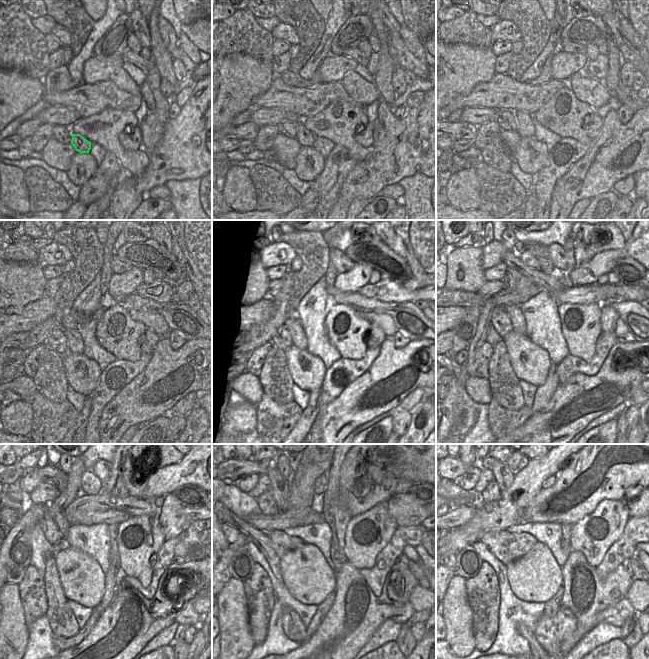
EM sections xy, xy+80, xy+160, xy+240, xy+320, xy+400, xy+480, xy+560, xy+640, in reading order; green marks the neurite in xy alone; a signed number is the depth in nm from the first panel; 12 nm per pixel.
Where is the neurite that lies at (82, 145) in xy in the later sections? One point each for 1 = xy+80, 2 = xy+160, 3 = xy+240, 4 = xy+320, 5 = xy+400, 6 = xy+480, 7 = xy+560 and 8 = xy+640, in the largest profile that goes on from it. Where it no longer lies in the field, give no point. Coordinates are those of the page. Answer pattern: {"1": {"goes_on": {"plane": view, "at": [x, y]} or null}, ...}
{"1": {"goes_on": {"plane": "xy+80", "at": [305, 137]}}, "2": {"goes_on": {"plane": "xy+160", "at": [525, 128]}}, "3": {"goes_on": {"plane": "xy+240", "at": [75, 343]}}, "4": {"goes_on": {"plane": "xy+320", "at": [293, 324]}}, "5": {"goes_on": {"plane": "xy+400", "at": [517, 319]}}, "6": {"goes_on": {"plane": "xy+480", "at": [57, 504]}}, "7": {"goes_on": {"plane": "xy+560", "at": [280, 486]}}, "8": {"goes_on": {"plane": "xy+640", "at": [502, 474]}}}

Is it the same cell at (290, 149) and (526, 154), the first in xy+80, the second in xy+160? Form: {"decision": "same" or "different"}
{"decision": "different"}

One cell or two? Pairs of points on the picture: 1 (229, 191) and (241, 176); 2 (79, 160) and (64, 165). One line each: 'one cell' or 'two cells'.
1: one cell
2: two cells

